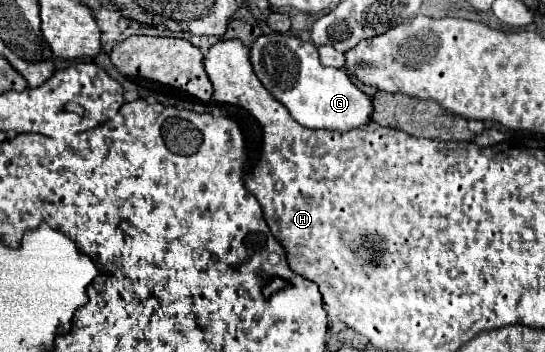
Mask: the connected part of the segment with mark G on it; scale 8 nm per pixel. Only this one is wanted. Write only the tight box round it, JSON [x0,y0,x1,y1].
[251,34,373,130]

